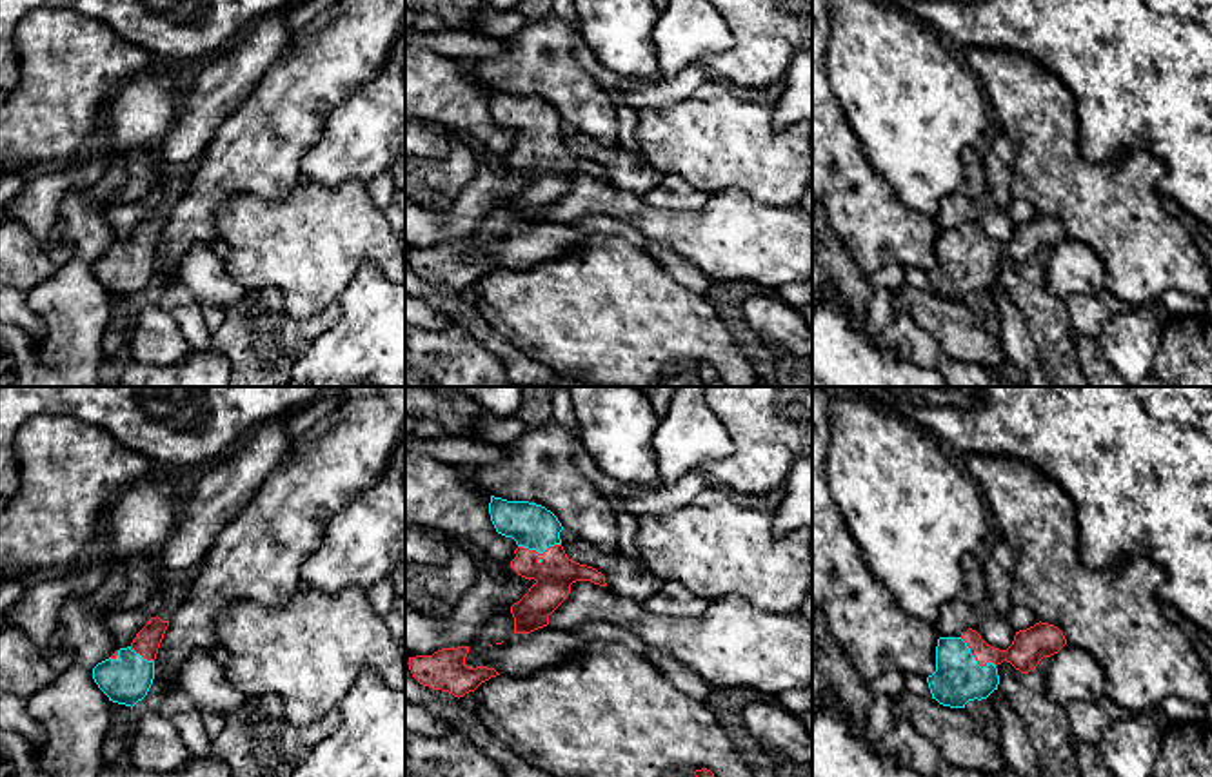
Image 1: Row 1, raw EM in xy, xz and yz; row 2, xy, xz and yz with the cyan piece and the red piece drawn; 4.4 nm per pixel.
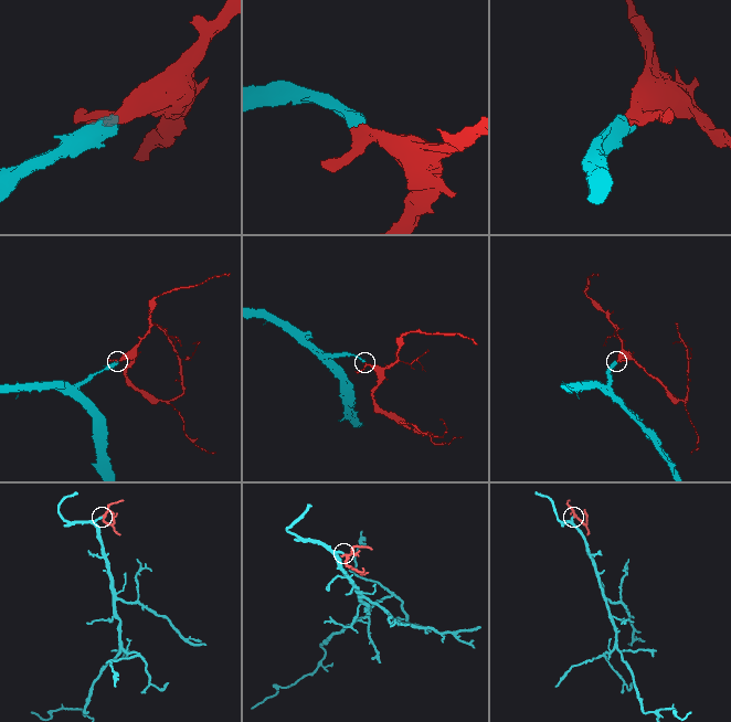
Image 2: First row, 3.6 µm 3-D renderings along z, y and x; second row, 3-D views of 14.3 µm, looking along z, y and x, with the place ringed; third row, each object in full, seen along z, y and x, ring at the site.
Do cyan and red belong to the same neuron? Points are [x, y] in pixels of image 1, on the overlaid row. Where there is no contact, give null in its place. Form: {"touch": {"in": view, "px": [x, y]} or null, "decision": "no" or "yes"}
{"touch": {"in": "yz", "px": [974, 659]}, "decision": "yes"}

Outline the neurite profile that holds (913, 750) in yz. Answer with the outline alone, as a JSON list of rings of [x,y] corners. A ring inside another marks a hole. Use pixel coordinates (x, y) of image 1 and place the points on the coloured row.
[[[896,715],[892,730],[876,746],[879,752],[892,755],[903,768],[916,773],[930,777],[990,777],[978,770],[952,764],[910,721]]]

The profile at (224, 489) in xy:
[[[289,414],[253,427],[238,450],[220,457],[200,476],[184,503],[176,530],[154,552],[165,574],[198,565],[222,528],[242,512],[285,457],[294,441],[287,428]]]

